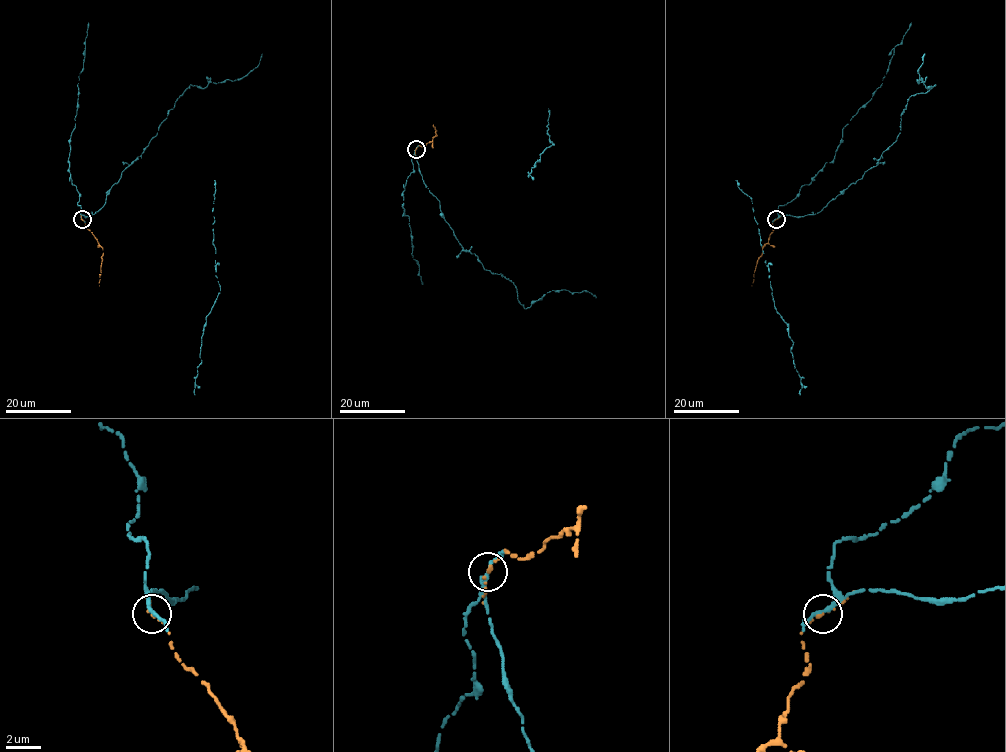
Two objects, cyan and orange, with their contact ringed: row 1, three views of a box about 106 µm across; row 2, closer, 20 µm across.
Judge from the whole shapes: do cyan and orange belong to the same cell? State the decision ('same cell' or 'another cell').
same cell

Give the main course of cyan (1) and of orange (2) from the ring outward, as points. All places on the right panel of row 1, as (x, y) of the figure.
1: (775, 219), (818, 213), (877, 165), (896, 140), (909, 98), (936, 84), (917, 83), (924, 53)
2: (776, 219), (756, 264), (752, 286)

